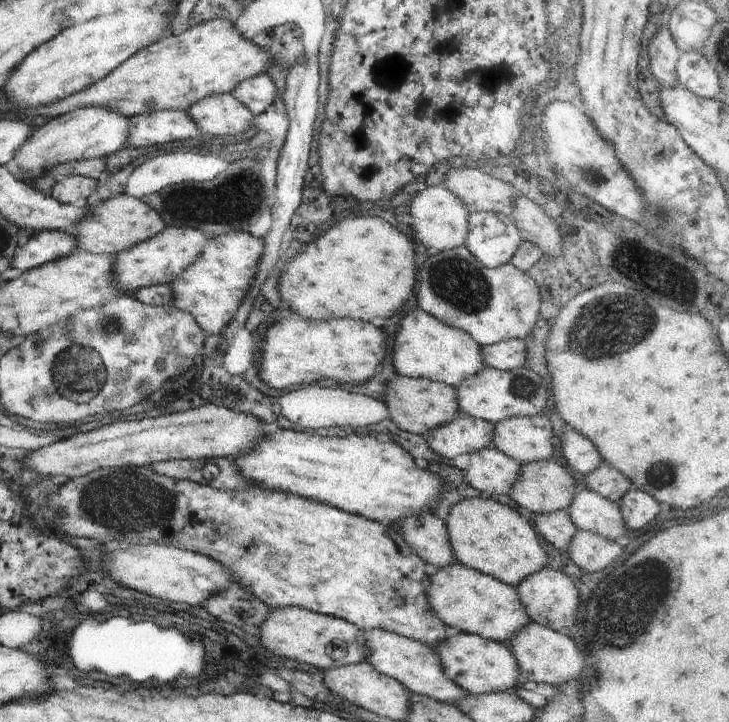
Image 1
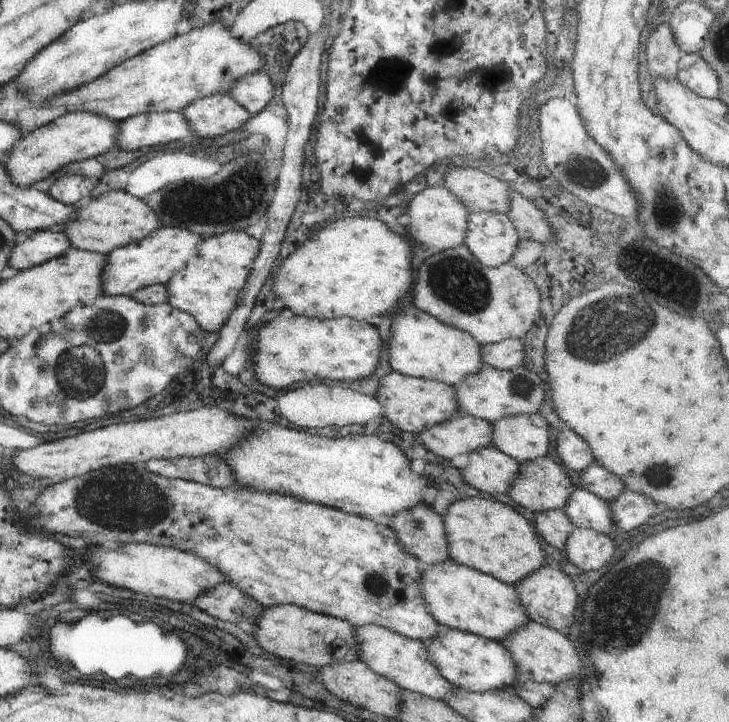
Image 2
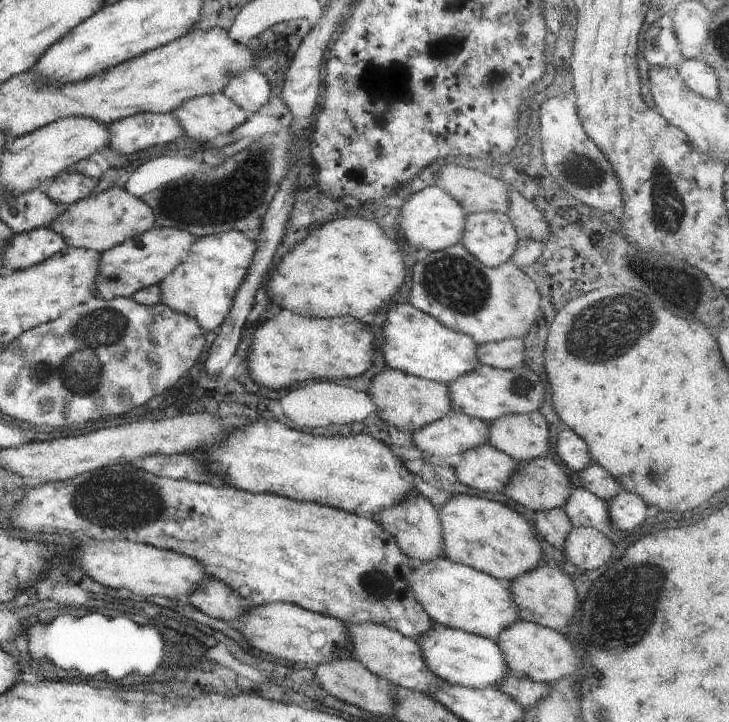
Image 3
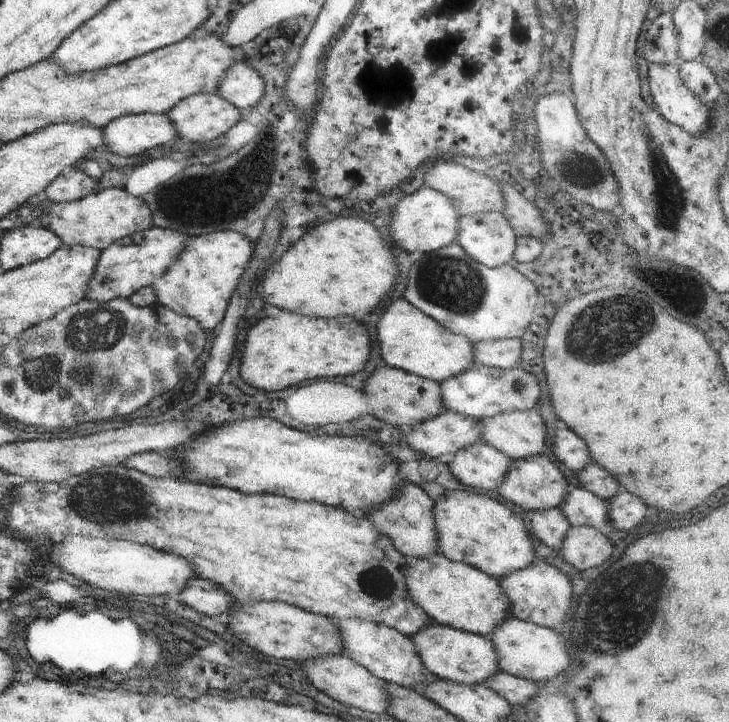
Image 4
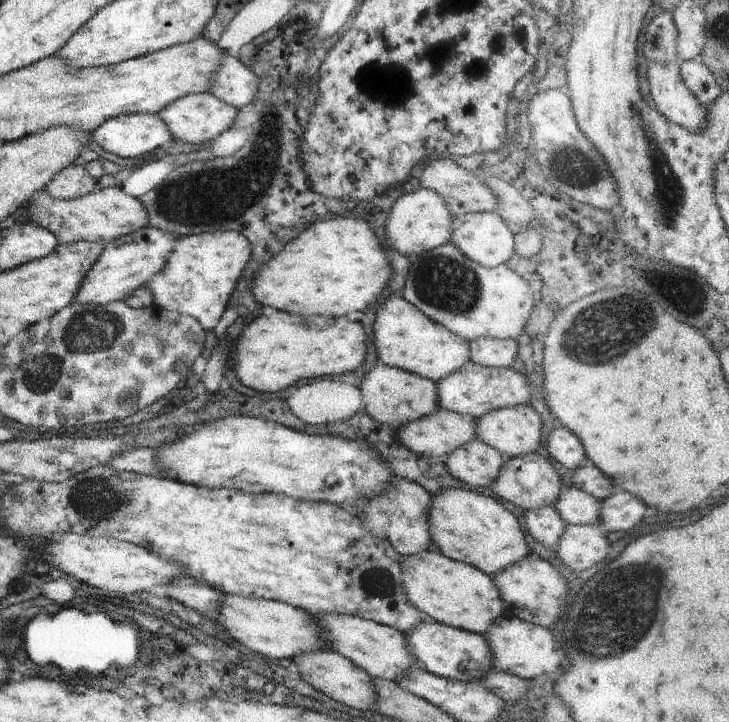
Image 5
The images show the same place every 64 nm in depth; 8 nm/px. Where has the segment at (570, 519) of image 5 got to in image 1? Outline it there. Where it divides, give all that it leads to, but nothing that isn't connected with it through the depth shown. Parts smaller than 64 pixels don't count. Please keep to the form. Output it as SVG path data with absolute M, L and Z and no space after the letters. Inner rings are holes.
M585 486L579 488L566 512L577 529L593 532L610 540L628 532L618 504Z

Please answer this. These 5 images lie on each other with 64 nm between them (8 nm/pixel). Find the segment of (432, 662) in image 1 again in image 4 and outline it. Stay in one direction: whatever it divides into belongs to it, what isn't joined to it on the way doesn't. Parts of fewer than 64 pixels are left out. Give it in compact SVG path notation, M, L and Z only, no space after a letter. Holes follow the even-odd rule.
M336 619L336 626L342 632L345 655L369 670L376 678L411 689L426 680L428 671L422 664L411 637L389 626L362 619Z

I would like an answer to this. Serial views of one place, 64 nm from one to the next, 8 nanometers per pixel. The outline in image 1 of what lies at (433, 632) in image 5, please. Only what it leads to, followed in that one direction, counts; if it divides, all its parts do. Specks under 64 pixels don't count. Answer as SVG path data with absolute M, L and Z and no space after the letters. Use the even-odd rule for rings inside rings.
M457 631L434 647L438 653L444 674L461 689L472 694L490 694L514 690L522 675L515 656L508 644L491 641L477 634Z

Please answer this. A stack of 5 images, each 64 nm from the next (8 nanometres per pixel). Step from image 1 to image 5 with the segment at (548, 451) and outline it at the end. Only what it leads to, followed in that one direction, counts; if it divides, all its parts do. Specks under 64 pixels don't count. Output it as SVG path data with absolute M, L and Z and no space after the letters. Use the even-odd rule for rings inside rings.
M531 405L504 407L491 410L477 419L476 438L495 448L506 459L520 458L525 454L536 453L542 438L542 419Z

